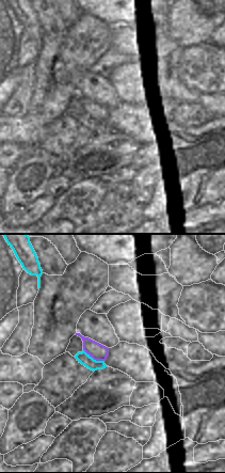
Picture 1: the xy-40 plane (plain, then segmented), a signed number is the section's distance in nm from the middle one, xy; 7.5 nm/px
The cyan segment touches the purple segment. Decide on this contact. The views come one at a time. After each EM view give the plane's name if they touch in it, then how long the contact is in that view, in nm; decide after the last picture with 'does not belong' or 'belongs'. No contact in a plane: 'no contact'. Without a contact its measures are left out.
xy-40 | 180 nm

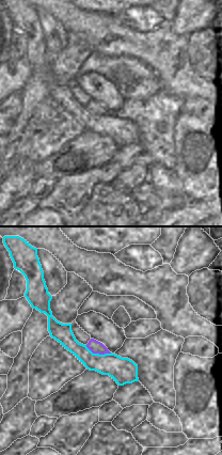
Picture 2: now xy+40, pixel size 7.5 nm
xy+40 | 200 nm

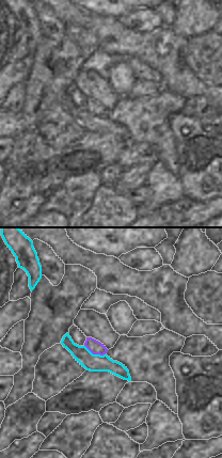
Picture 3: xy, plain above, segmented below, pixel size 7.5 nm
xy | 180 nm

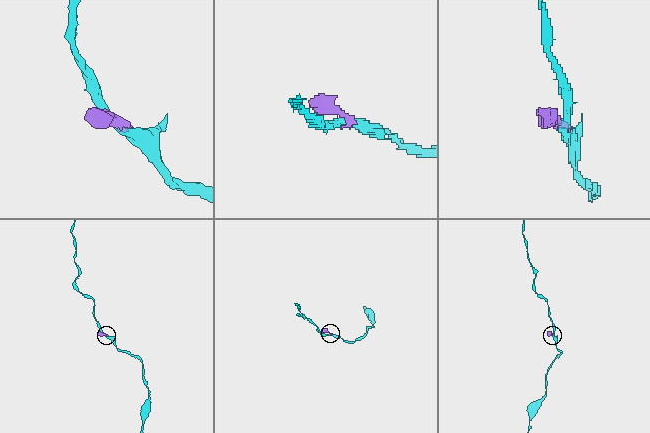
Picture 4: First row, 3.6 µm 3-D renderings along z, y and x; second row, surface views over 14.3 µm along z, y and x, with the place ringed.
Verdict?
does not belong

